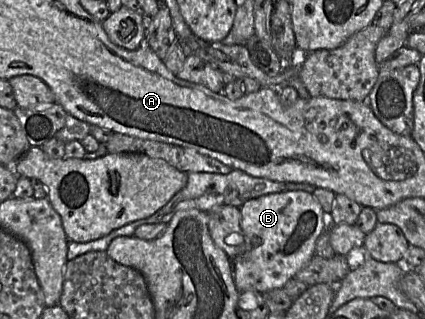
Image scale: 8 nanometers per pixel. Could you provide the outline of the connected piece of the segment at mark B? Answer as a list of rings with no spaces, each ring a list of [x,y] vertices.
[[[284,190],[246,201],[241,207],[241,229],[247,238],[247,251],[237,255],[234,264],[234,281],[239,292],[251,290],[261,294],[282,288],[309,263],[315,255],[316,240],[324,230],[324,211],[309,192]]]

